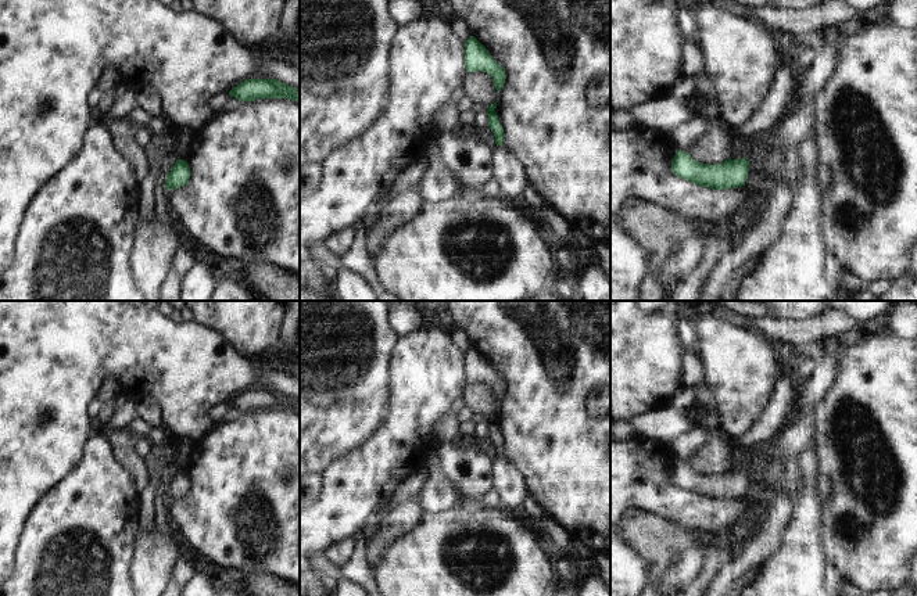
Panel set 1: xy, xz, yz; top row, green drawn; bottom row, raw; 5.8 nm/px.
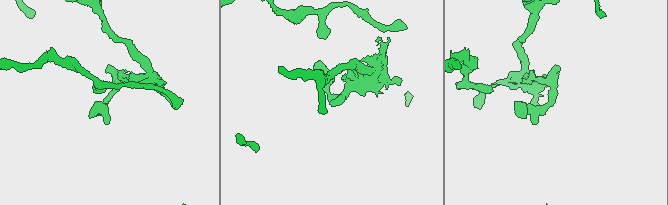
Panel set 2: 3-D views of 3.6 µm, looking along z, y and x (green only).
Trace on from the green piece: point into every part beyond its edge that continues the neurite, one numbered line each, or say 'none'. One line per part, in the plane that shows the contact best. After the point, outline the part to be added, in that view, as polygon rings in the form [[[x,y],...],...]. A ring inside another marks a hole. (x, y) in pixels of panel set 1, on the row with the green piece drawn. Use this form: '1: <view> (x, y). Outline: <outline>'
none

